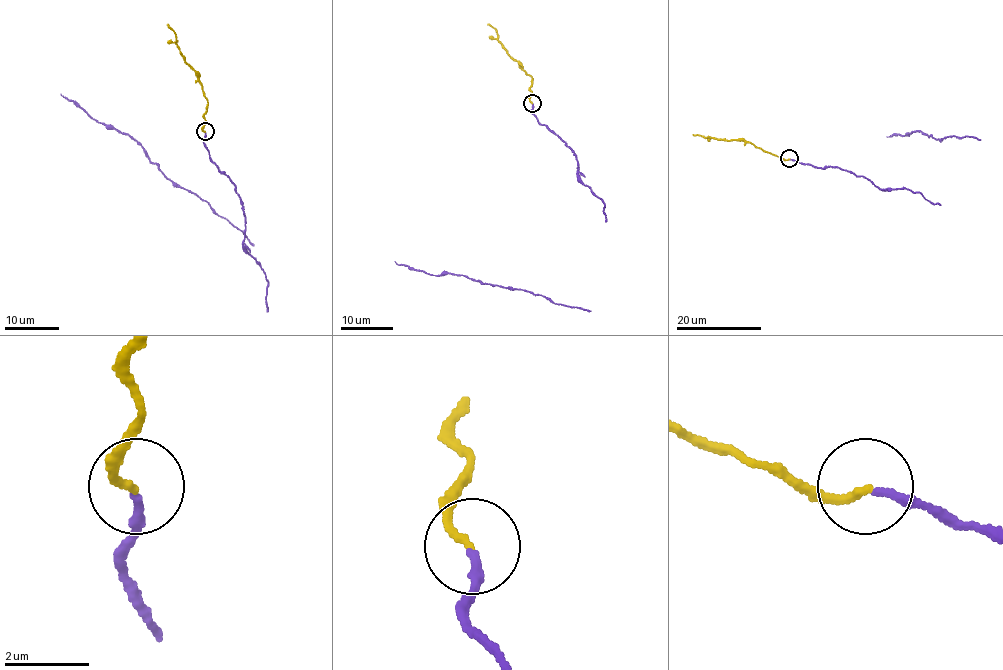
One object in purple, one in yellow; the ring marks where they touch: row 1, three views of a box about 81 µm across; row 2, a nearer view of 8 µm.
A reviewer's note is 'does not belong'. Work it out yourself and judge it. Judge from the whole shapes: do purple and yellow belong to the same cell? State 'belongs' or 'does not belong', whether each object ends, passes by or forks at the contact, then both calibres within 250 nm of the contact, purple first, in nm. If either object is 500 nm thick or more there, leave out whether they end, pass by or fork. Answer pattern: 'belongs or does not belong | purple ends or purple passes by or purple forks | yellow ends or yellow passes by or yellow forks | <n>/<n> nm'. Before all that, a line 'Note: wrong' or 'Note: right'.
Note: wrong
belongs | purple ends | yellow ends | 170/180 nm

